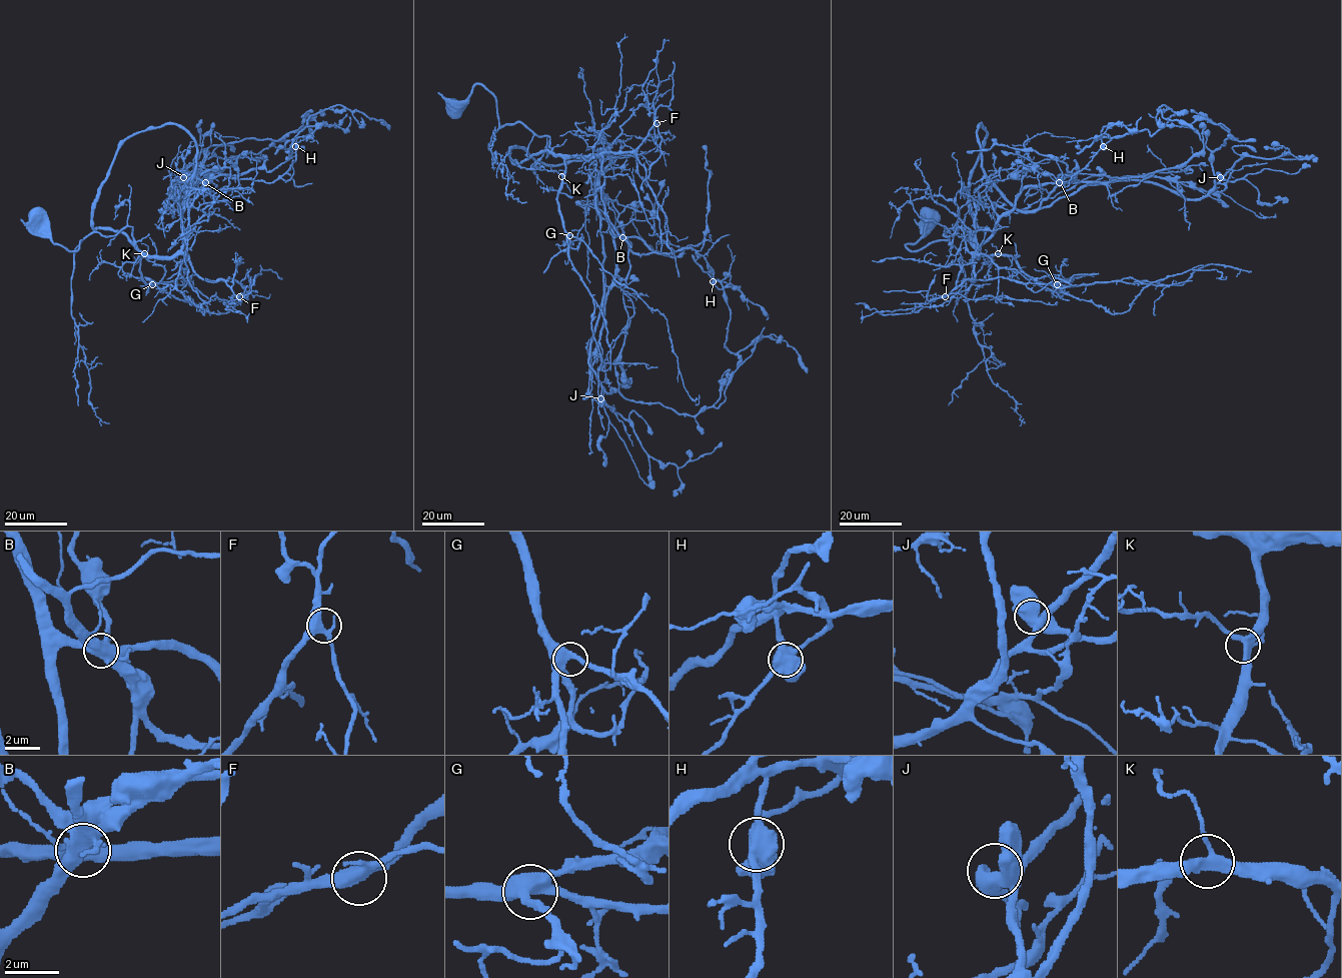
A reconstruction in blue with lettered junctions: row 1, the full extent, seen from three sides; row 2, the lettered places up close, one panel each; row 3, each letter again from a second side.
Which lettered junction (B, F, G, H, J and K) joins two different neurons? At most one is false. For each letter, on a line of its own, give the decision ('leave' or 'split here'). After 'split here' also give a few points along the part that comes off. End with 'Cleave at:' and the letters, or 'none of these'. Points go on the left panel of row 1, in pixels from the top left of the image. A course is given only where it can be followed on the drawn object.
B: leave
F: leave
G: leave
H: leave
J: leave
K: leave
Cleave at: none of these

